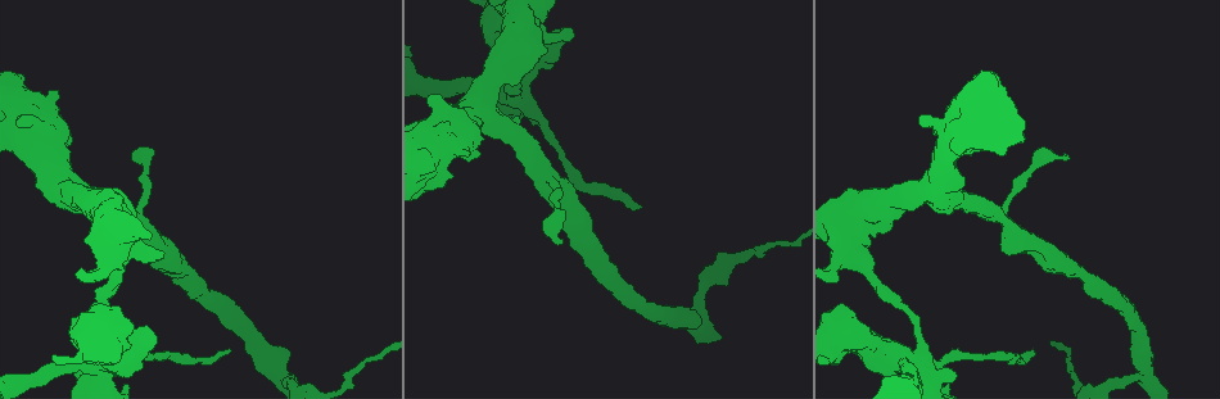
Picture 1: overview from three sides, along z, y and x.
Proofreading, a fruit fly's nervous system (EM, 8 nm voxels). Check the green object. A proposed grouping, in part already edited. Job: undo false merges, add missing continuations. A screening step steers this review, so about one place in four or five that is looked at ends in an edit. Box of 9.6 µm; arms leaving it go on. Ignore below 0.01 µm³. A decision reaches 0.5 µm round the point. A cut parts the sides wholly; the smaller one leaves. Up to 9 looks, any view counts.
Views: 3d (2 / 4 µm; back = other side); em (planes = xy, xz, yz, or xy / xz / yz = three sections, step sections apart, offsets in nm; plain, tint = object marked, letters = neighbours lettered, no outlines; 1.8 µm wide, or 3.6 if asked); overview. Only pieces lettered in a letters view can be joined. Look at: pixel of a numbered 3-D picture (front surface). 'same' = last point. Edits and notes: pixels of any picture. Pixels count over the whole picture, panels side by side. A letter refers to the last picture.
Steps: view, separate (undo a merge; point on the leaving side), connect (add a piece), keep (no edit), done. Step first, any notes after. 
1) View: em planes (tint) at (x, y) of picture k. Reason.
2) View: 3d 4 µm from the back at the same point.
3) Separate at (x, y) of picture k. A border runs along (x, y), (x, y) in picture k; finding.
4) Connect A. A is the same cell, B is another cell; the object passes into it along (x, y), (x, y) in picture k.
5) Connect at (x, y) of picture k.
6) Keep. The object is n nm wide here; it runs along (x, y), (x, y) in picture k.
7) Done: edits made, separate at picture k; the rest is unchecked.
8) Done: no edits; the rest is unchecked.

View: 3d 4 µm from the back at (114, 228) of picture 1. Abrupt turn.

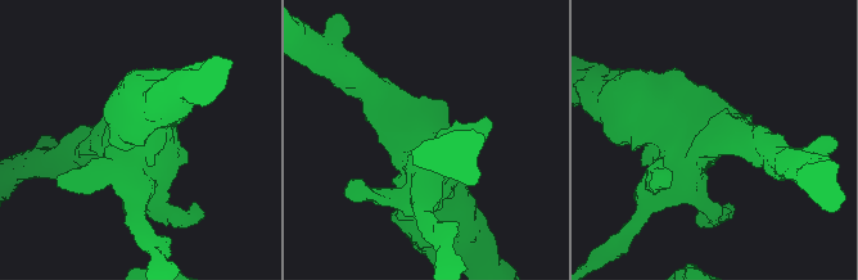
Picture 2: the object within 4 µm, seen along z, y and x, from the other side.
View: em 3.6 µm planes (plain) at (701, 136) of picture 2. Now the EM.

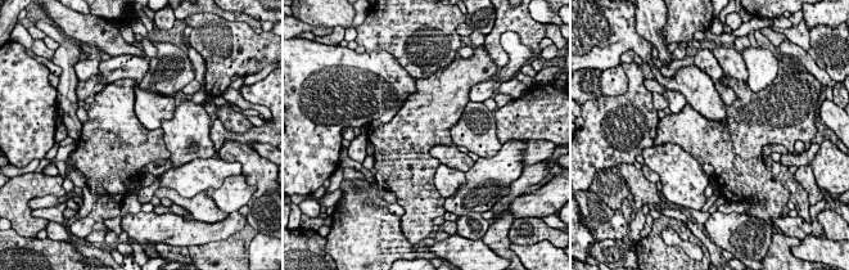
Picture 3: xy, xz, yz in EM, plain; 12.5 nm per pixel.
View: em 3.6 µm planes (letters) at the same point. See the neighbours.

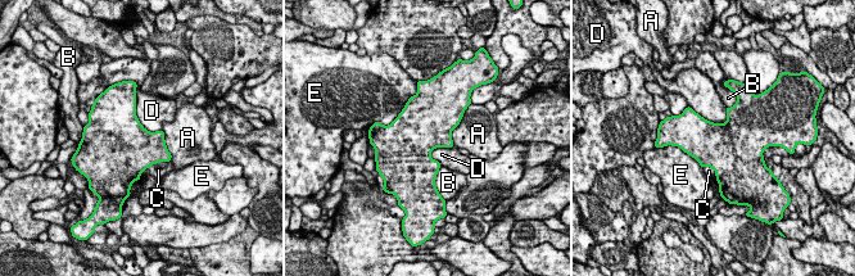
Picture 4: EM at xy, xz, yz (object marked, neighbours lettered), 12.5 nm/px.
Keep. A, B, C, D and E are other cells; a border runs along (688, 105), (709, 121), (727, 121) in picture 4; continuous, no second neuron.

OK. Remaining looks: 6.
View: 3d 4 µm at (920, 352) of picture 1. Thin arm on a thick one.

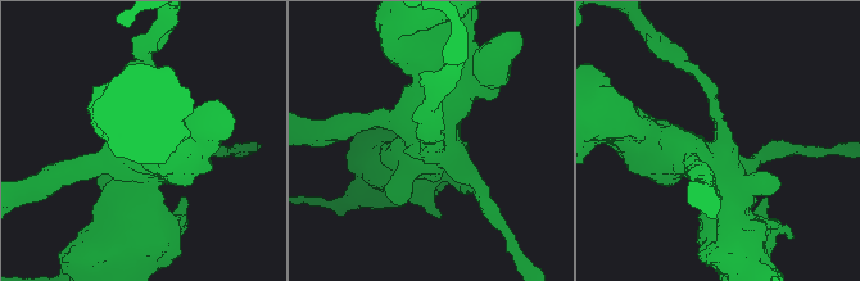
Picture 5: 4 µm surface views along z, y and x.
View: em 3.6 µm yz step 4 (tint) at (433, 147) of picture 5. Need the tissue.

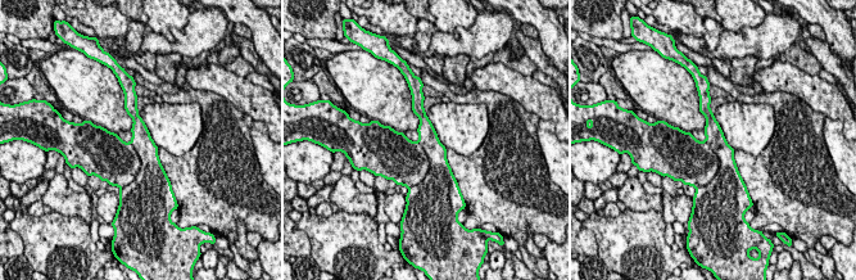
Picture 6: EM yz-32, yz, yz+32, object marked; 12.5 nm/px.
View: em 3.6 µm planes (letters) at the same point.

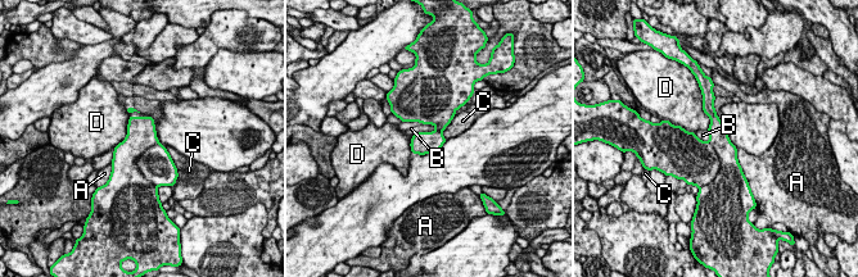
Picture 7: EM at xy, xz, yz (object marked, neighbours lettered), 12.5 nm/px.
Separate at (156, 164) of picture 7. The longest contact is with B, 460 nm; A, B, C and D are other cells; a border runs along (158, 141), (136, 160), (150, 184) in picture 7; a second neuron is stuck on.

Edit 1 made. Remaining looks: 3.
View: overview.

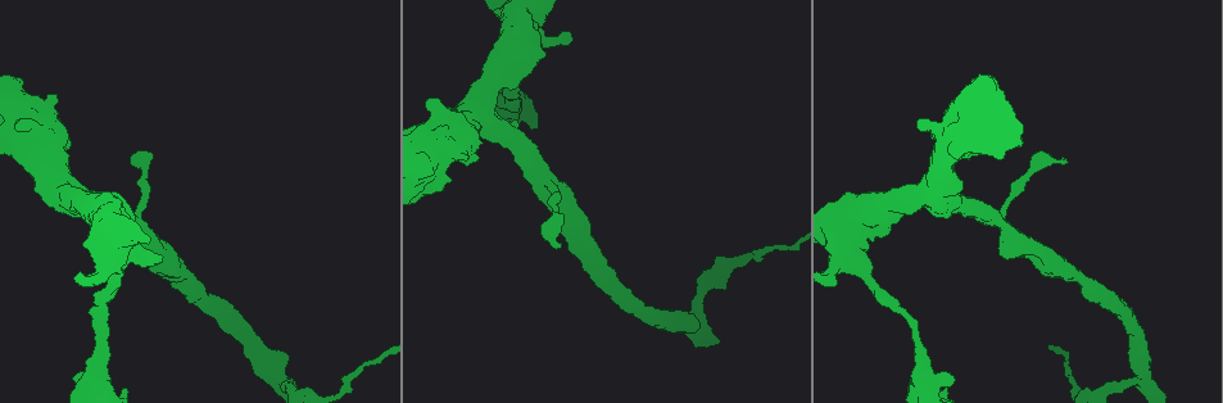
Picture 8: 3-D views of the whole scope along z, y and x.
View: em 3.6 µm planes (tint) at (542, 183) of picture 8. A fork.

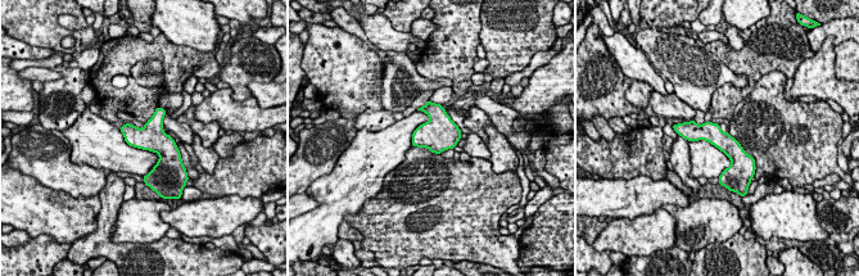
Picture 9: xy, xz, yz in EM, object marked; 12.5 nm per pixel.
View: em 3.6 µm planes (letters) at the same point.

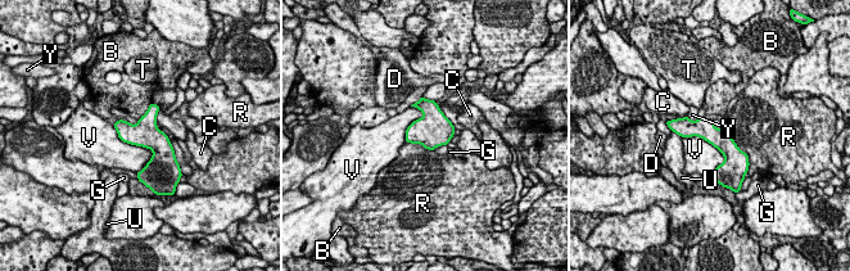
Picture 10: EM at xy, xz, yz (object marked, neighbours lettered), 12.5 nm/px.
Keep. B, C, D, G, R, T, U, V and Y are other cells; it runs along (677, 126), (702, 127), (741, 157) in picture 10; all the same neuron.

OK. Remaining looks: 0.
Done: edits made, separate at picture 7; the rest is unchecked.

